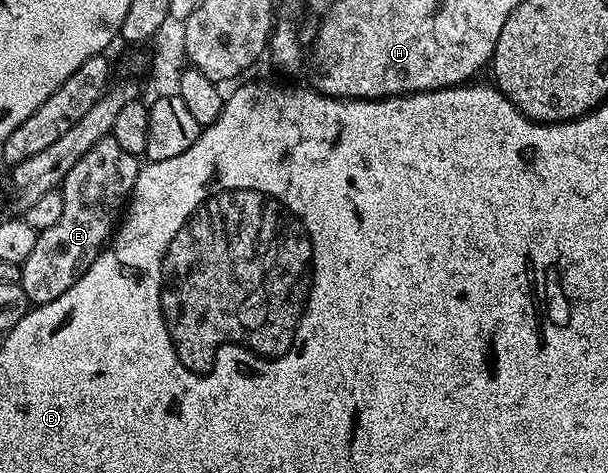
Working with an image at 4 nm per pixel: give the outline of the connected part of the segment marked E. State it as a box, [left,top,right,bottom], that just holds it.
[18,136,140,306]

